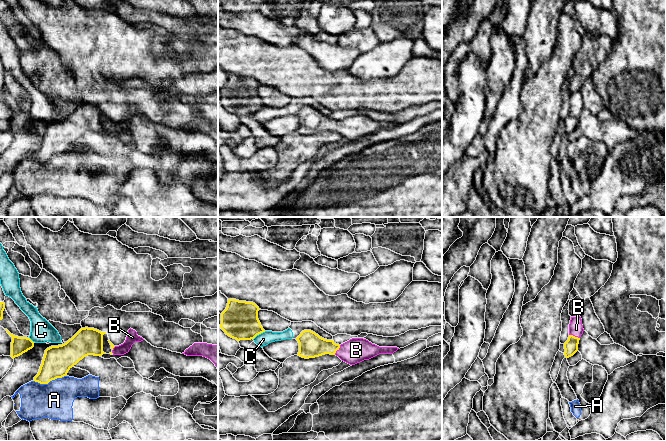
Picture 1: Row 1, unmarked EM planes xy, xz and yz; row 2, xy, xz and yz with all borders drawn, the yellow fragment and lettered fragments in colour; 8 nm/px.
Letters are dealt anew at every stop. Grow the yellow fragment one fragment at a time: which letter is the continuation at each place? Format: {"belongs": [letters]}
{"belongs": ["B"]}

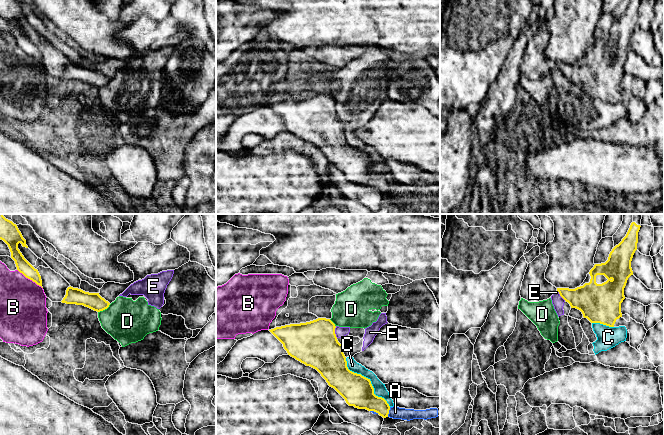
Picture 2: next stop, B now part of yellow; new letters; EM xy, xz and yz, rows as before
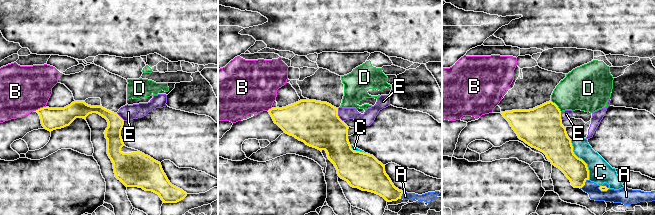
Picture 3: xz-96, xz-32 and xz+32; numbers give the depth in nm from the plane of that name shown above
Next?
{"belongs": []}

